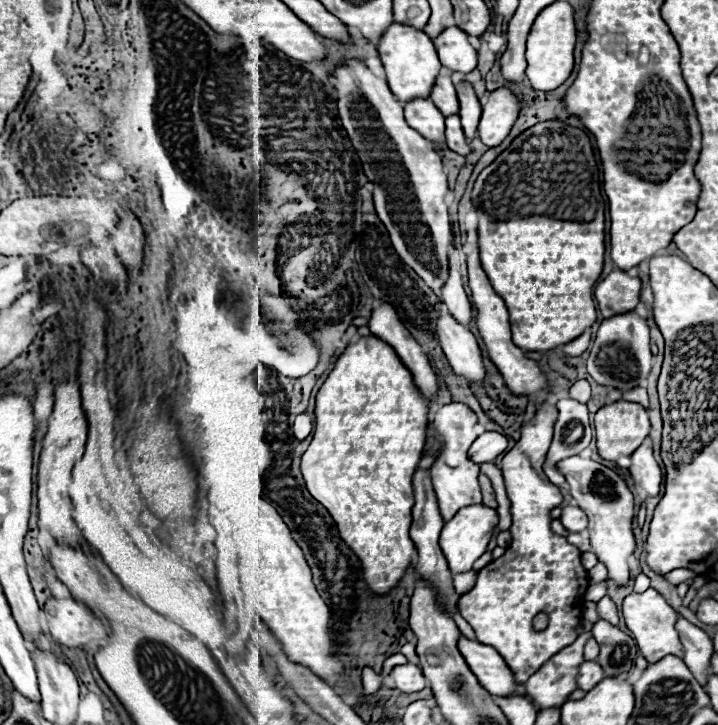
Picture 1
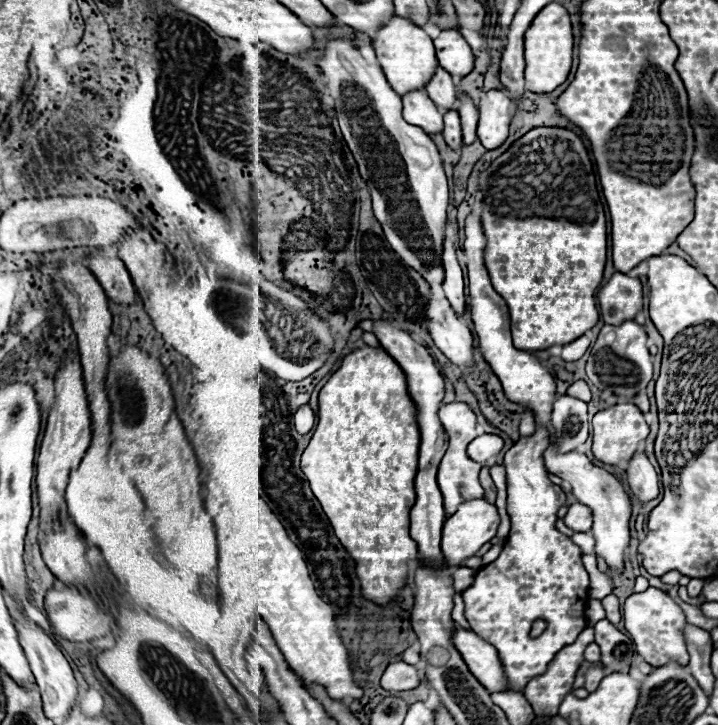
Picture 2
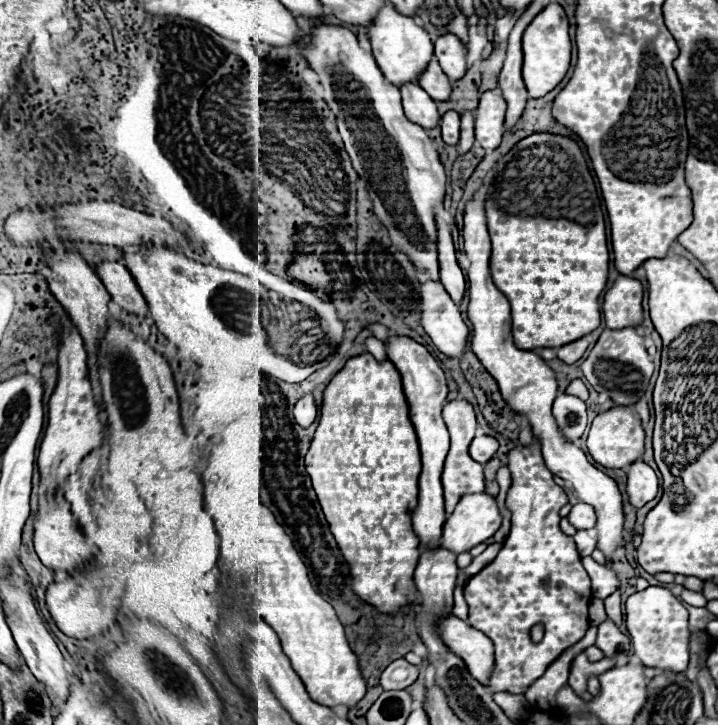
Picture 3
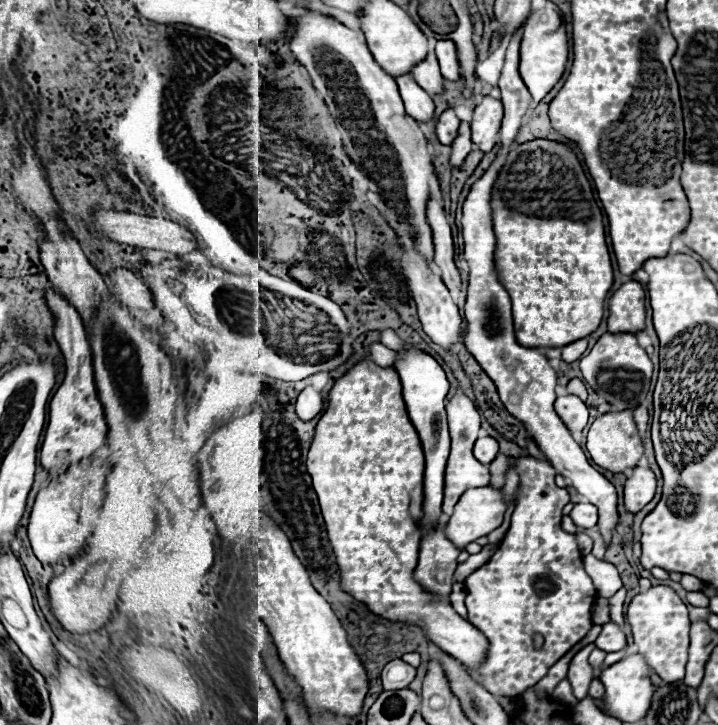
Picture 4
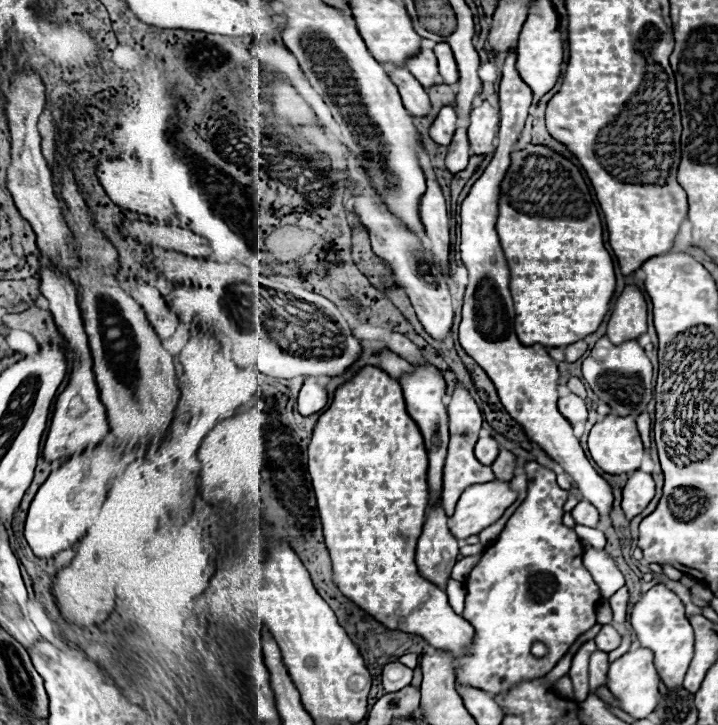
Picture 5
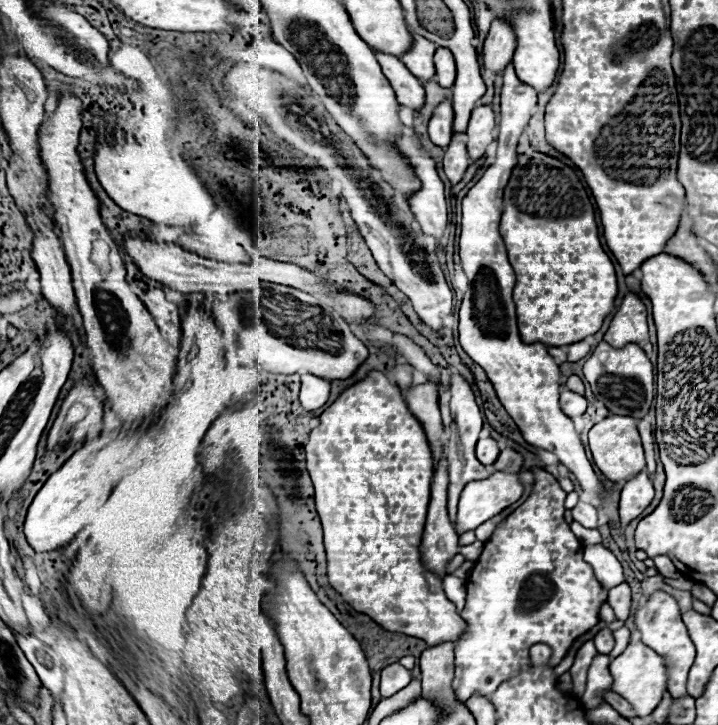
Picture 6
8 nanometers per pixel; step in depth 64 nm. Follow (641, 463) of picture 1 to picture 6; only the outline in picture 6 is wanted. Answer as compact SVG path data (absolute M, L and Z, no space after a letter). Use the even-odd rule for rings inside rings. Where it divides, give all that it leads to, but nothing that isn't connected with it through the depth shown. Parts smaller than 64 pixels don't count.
M638 474L632 480L628 480L622 488L620 496L620 526L628 526L634 518L638 518L652 502L654 488L648 474Z

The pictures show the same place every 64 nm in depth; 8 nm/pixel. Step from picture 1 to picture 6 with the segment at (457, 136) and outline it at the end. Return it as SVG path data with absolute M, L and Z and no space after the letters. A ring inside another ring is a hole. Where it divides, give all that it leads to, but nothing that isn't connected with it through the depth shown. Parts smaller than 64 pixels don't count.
M444 100L442 104L438 104L438 108L434 110L434 114L430 118L430 126L428 126L430 140L436 146L444 148L444 146L450 144L450 138L452 138L452 118L454 118L452 102Z

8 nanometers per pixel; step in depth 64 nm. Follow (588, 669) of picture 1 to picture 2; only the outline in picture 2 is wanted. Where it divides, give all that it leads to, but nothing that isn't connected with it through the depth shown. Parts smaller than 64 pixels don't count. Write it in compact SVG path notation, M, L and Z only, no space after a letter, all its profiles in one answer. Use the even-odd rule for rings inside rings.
M590 668L584 676L584 688L588 692L594 692L594 688L598 688L598 680L602 680L602 676L606 676L606 672L602 668Z

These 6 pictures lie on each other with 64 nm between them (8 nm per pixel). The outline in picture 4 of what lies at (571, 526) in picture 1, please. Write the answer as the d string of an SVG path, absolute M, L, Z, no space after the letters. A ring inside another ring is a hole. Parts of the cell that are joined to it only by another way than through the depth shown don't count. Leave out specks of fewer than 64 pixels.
M578 502L578 504L574 504L574 508L570 512L570 518L574 520L574 524L578 528L594 528L596 520L598 520L598 512L592 504Z

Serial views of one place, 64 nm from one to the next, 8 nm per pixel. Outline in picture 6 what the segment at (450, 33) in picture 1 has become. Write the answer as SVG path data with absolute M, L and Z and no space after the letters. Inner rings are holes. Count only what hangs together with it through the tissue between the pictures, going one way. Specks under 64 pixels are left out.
M448 48L436 50L434 66L436 66L436 82L442 88L452 88L452 84L456 80L456 68L454 68L454 58L450 56Z

